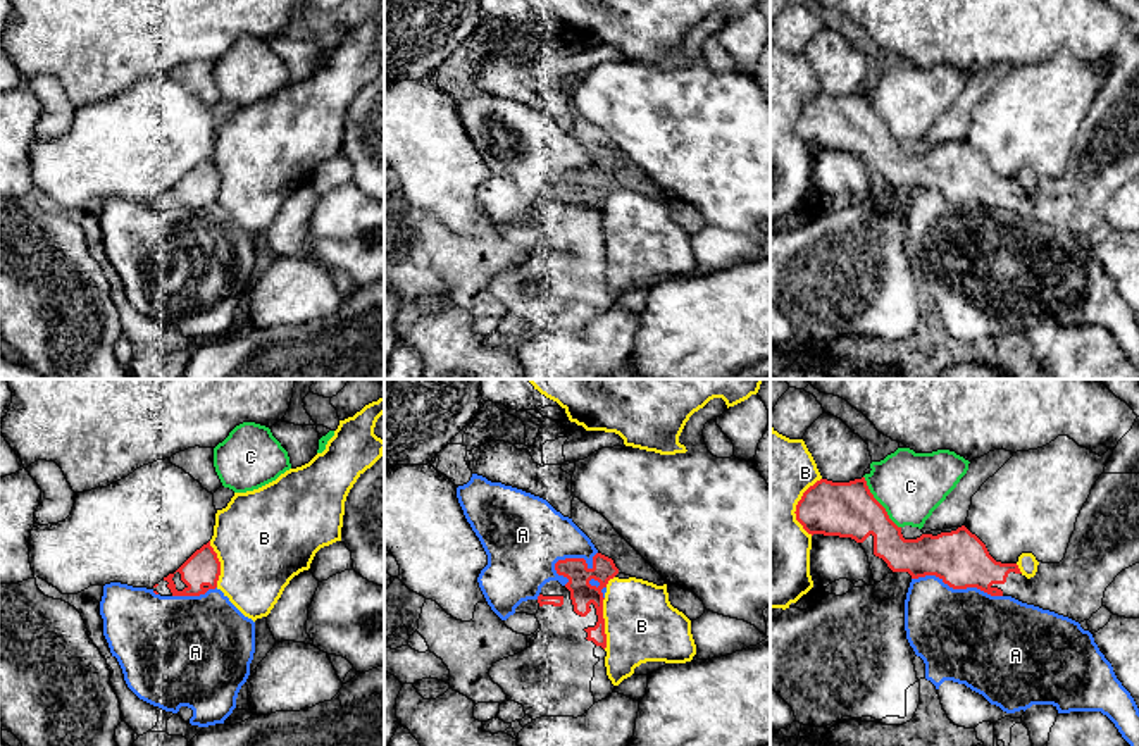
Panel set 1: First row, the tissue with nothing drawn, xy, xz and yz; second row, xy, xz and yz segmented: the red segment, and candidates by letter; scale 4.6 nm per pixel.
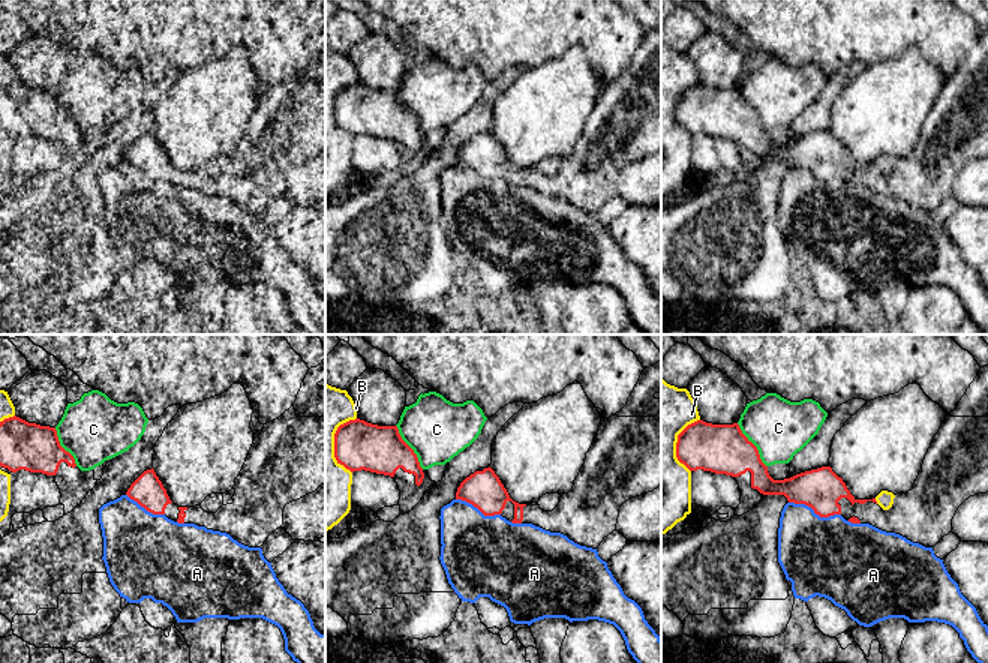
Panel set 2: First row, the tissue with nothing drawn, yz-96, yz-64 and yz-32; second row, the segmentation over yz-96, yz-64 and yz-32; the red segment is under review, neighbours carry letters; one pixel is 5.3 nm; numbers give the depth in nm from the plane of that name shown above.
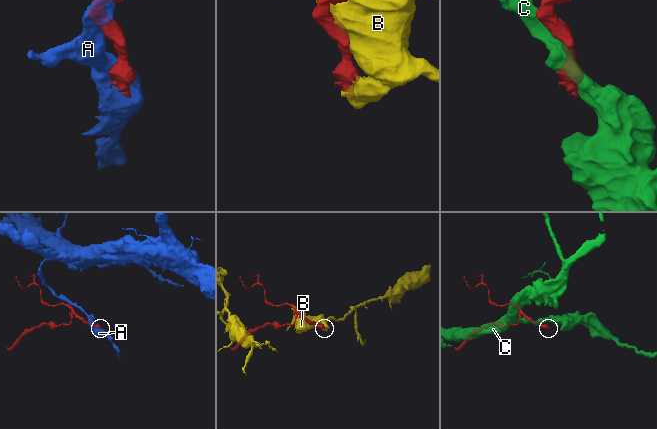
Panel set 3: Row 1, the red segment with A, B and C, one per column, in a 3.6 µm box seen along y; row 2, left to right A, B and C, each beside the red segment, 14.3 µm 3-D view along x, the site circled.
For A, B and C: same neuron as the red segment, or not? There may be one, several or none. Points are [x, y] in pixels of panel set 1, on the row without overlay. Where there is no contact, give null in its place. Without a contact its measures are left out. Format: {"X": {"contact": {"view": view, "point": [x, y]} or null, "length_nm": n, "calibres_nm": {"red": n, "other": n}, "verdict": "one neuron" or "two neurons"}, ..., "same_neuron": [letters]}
{"A": {"contact": {"view": "yz", "point": [957, 202]}, "length_nm": 440, "calibres_nm": {"red": 260, "other": 440}, "verdict": "two neurons"}, "B": {"contact": {"view": "yz", "point": [796, 119]}, "length_nm": 280, "calibres_nm": {"red": 260, "other": 360}, "verdict": "two neurons"}, "C": {"contact": {"view": "yz", "point": [877, 116]}, "length_nm": 300, "calibres_nm": {"red": 260, "other": 320}, "verdict": "two neurons"}, "same_neuron": []}

